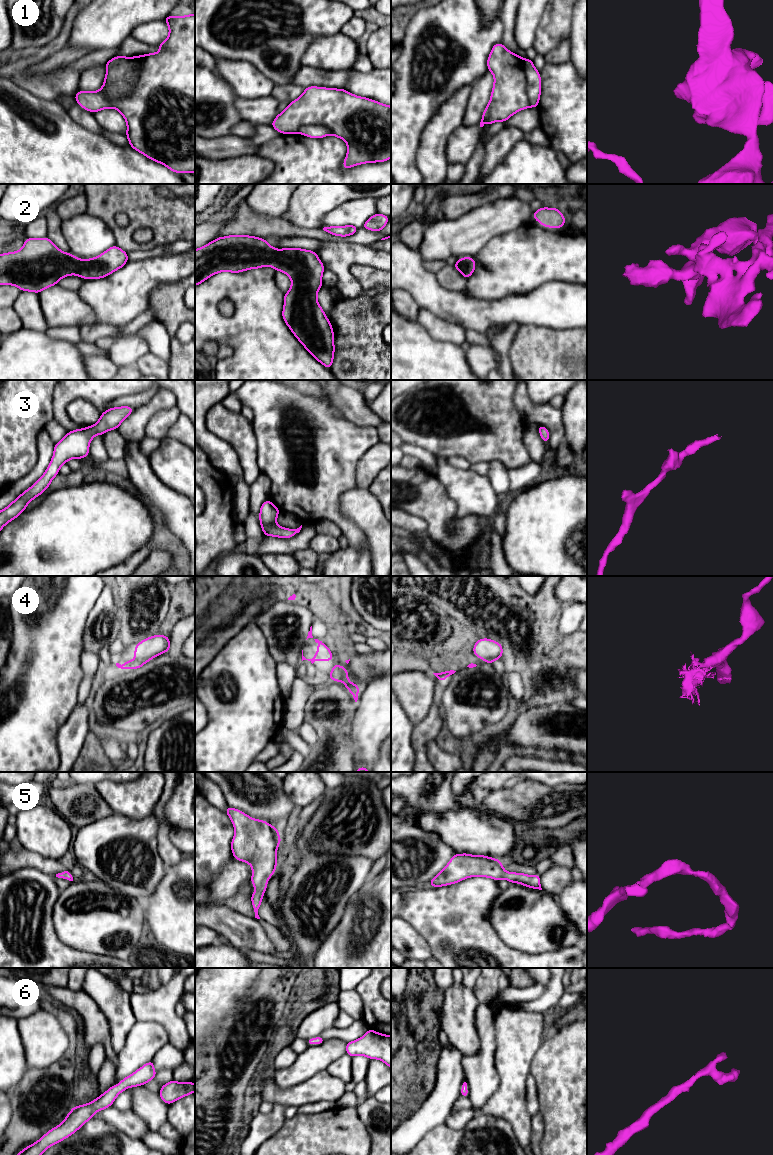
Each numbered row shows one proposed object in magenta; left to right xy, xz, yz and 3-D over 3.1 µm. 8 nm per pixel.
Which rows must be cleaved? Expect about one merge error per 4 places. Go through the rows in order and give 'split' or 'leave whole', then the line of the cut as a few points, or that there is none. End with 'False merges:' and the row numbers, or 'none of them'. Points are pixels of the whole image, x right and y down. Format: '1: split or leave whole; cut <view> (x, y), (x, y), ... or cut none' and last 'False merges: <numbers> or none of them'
1: split; cut xy (135, 56), (137, 81), (132, 91), (123, 97), (108, 98)
2: leave whole; cut none
3: leave whole; cut none
4: leave whole; cut none
5: leave whole; cut none
6: leave whole; cut none
False merges: 1

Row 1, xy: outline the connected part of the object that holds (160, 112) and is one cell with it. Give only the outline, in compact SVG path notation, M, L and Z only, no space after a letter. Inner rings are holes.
M188 14L187 16L179 17L168 15L163 20L168 24L169 36L165 41L157 45L160 47L160 51L158 53L135 56L138 59L138 63L136 65L138 79L130 95L124 98L110 99L106 96L104 89L101 88L94 92L77 91L75 93L75 100L83 109L92 113L96 113L106 108L114 108L118 110L127 123L127 132L125 135L128 138L130 147L142 153L147 158L163 164L175 173L195 173L195 14Z

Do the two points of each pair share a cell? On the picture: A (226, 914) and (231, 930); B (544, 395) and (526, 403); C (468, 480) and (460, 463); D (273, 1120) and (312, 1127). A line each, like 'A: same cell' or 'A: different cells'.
A: same cell
B: different cells
C: different cells
D: different cells

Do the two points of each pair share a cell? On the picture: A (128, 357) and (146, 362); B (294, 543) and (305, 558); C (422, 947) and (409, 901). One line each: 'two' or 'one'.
A: two
B: two
C: two

